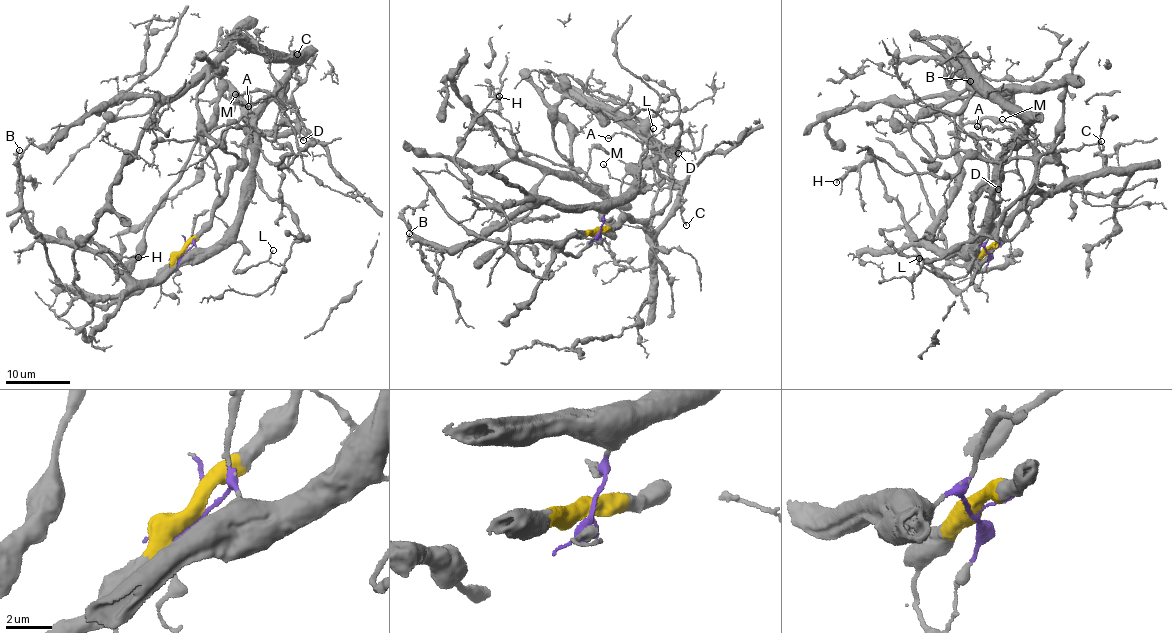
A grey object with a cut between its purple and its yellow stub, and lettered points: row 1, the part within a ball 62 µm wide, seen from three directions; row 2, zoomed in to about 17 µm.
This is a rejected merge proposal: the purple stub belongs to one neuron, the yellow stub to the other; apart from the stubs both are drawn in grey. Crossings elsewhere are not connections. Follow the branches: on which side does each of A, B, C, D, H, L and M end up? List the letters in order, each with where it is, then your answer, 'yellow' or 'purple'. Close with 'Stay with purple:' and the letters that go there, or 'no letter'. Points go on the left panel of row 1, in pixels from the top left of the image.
A: place (248, 106); purple
B: place (19, 150); purple
C: place (297, 54); yellow
D: place (303, 140); purple
H: place (138, 257); purple
L: place (273, 250); purple
M: place (235, 94); yellow
Stay with purple: A, B, D, H, L

